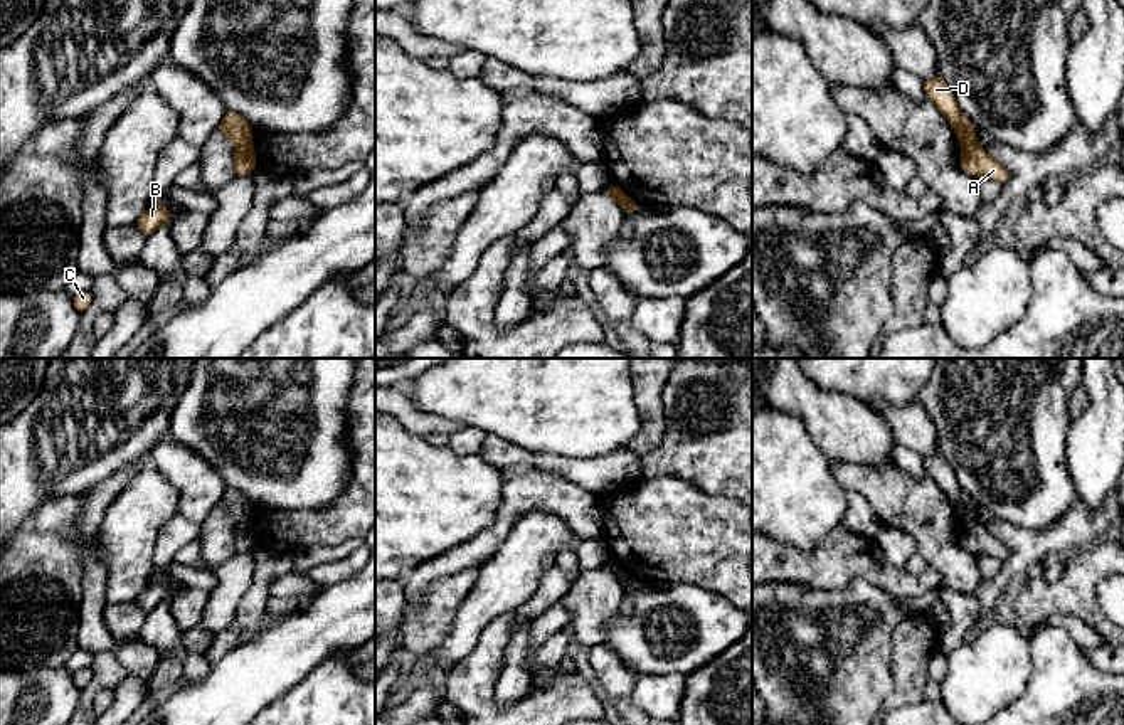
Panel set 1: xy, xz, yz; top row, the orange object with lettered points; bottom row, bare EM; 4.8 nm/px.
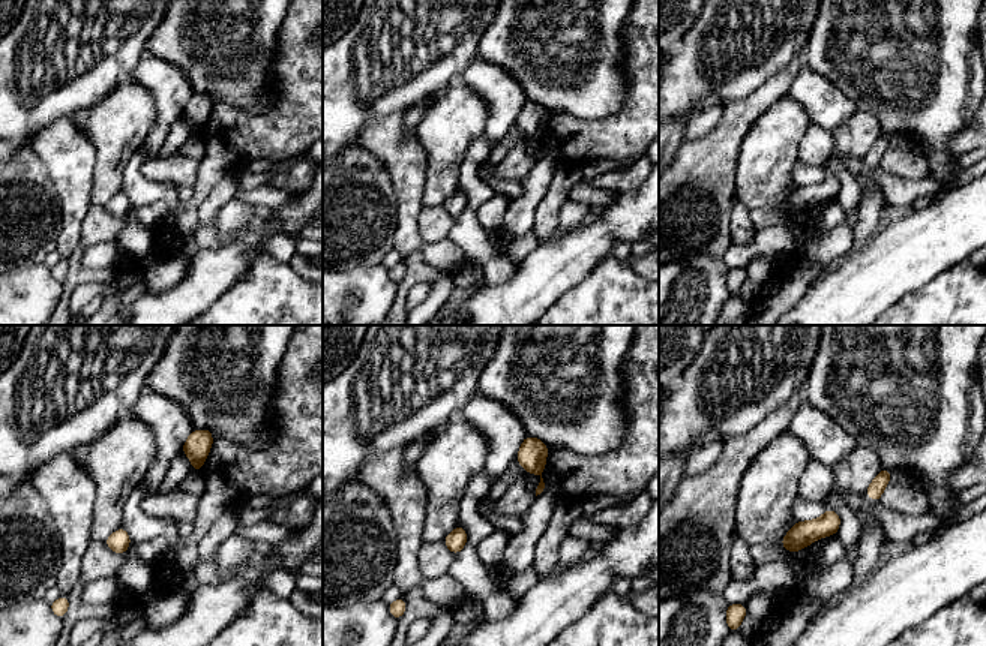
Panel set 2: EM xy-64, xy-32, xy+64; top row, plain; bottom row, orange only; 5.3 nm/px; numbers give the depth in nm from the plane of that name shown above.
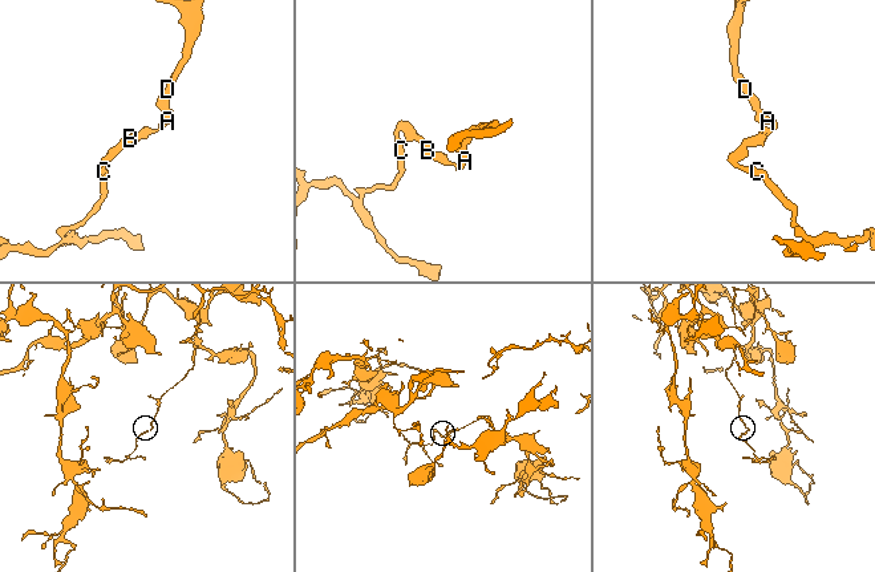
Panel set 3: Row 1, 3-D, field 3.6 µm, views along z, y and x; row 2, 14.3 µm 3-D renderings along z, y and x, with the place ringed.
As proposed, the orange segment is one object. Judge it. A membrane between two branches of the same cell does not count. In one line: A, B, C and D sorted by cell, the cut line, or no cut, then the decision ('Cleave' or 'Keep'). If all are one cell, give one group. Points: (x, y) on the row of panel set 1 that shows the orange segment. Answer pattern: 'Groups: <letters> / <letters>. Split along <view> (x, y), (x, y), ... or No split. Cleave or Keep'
Groups: A B C / D. Split along xy (251, 142), (238, 148). Cleave

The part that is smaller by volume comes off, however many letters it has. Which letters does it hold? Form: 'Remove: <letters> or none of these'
Remove: A, B, C

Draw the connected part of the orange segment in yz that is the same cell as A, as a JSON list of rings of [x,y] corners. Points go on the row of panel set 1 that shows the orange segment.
[[[978,141],[962,148],[959,165],[966,175],[978,173],[983,180],[994,180],[999,185],[1010,178],[1010,172],[996,163]]]

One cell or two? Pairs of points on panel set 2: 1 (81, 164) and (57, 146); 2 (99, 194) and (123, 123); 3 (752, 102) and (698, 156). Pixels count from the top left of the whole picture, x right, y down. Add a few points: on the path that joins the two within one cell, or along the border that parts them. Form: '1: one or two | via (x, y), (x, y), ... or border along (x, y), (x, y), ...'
1: one | via (75, 161), (63, 149)
2: one | via (107, 176), (116, 141)
3: one | via (740, 116), (712, 146)

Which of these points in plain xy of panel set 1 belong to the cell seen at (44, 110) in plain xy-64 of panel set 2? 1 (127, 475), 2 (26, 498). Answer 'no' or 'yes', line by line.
1: no
2: yes

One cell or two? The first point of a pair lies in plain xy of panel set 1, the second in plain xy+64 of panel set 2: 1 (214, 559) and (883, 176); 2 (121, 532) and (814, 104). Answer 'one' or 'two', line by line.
1: two
2: two

